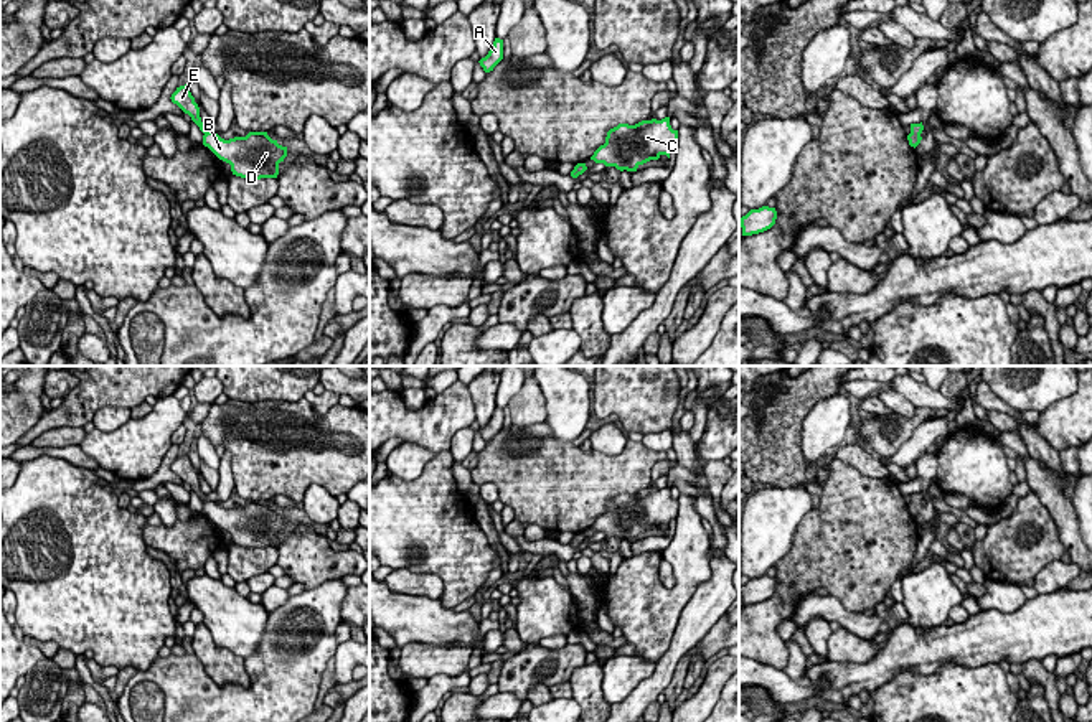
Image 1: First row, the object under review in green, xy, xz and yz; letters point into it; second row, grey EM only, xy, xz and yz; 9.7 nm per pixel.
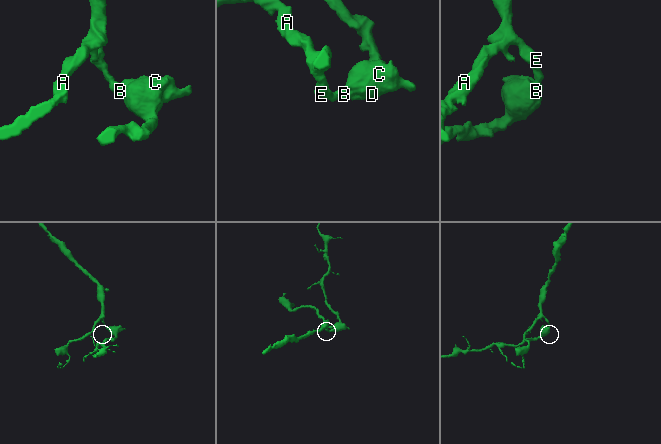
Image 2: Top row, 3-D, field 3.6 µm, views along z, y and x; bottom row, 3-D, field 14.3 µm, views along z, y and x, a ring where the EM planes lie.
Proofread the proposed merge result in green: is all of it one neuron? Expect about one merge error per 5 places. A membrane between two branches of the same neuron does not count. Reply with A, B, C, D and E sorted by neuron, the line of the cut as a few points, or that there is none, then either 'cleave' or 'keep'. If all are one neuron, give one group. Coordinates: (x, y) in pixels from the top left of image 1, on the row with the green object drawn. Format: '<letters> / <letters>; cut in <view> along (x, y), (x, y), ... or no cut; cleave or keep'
A B C D E; no cut; keep

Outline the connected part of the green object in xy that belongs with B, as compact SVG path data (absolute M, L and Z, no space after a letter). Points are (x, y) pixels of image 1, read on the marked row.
M188 84L177 87L170 99L188 114L205 134L203 145L219 160L231 165L233 175L247 180L277 178L279 163L287 157L287 147L279 145L267 132L249 132L246 137L224 140L218 134L206 130L206 124L201 122L200 107Z

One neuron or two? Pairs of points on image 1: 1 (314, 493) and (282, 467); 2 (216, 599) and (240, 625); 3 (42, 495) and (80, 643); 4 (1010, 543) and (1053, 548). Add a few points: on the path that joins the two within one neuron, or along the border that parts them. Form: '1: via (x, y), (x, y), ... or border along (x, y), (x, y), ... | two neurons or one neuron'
1: border along (335, 498), (324, 487), (310, 485), (301, 500) | two neurons
2: via (220, 605), (233, 618) | one neuron
3: via (68, 531), (80, 569), (80, 607) | one neuron
4: via (1020, 548), (1043, 548) | one neuron

